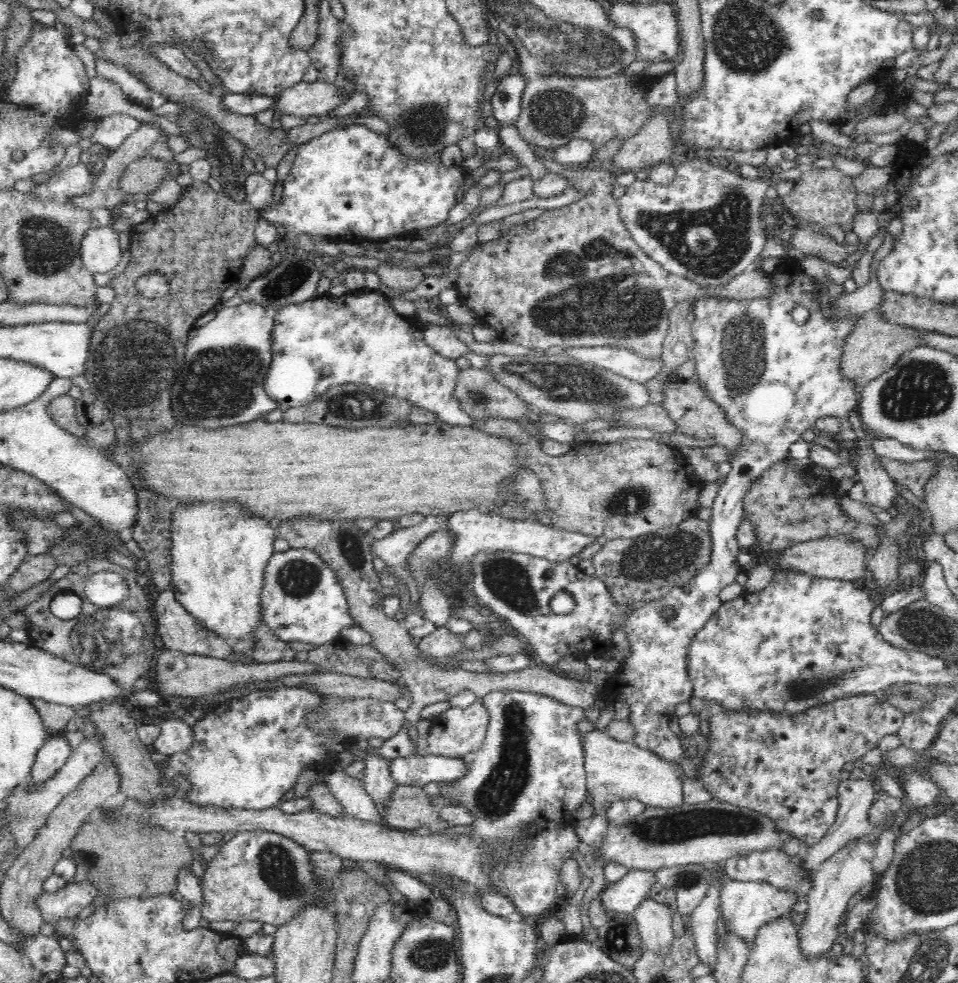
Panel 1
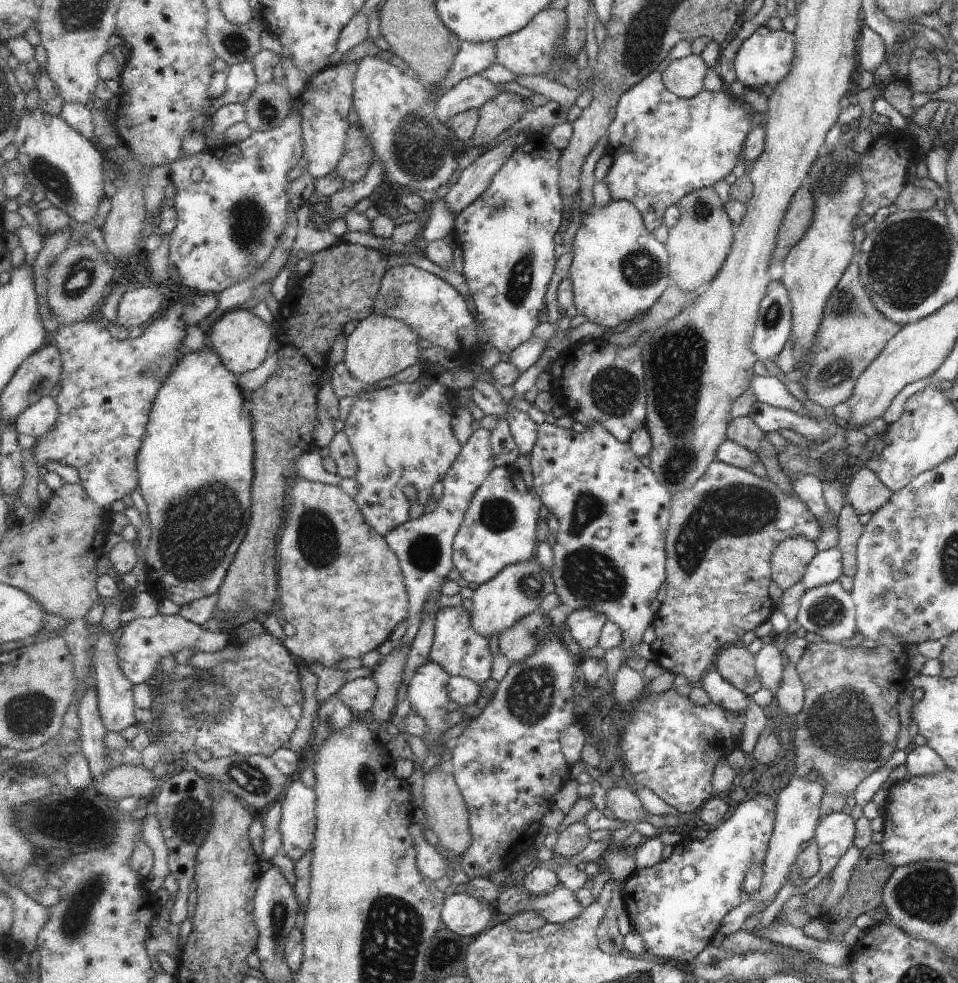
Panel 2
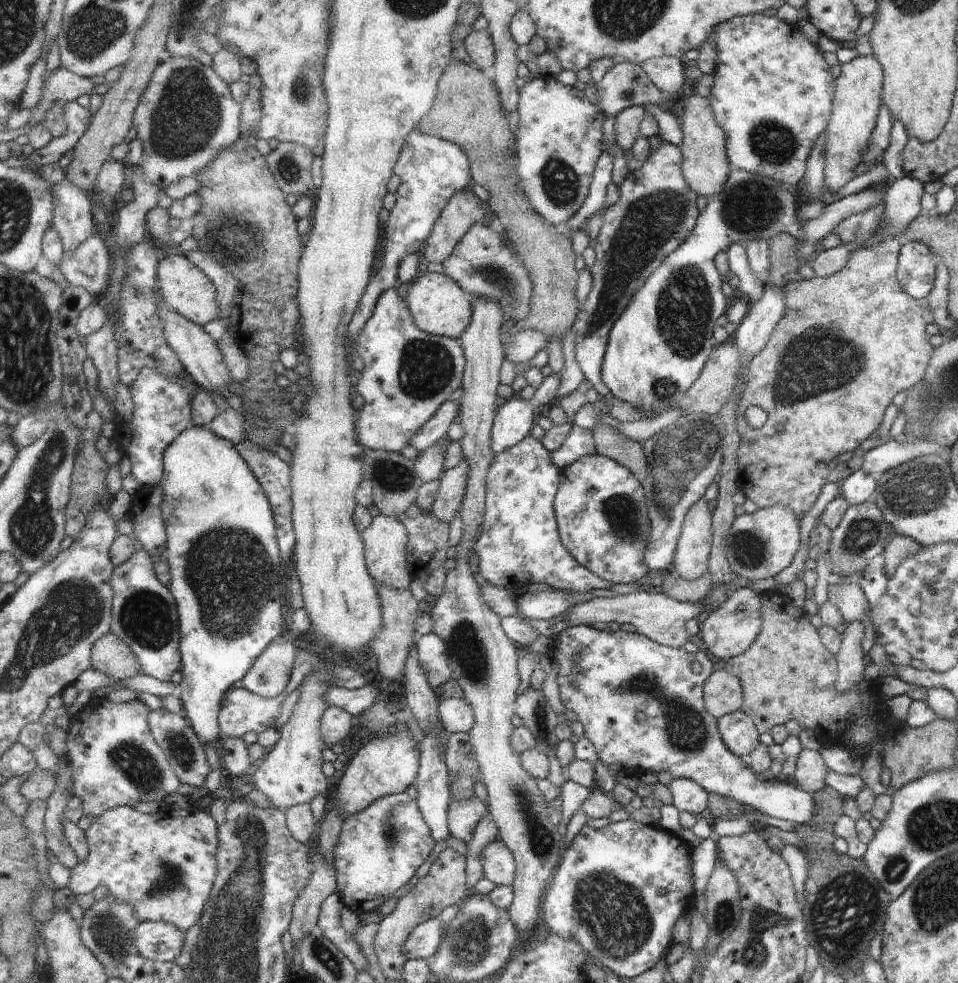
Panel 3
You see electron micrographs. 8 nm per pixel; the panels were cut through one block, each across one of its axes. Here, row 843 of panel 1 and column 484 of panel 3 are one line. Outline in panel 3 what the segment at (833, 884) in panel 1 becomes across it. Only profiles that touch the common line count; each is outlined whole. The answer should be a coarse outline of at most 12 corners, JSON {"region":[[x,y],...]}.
{"region":[[502,840],[481,850],[485,876],[512,886],[516,858]]}

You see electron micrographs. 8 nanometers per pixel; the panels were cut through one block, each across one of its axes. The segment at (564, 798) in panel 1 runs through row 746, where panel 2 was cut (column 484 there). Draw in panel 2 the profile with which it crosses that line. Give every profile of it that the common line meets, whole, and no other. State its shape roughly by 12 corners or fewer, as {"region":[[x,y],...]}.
{"region":[[495,467],[454,538],[478,585],[537,554],[542,498]]}

